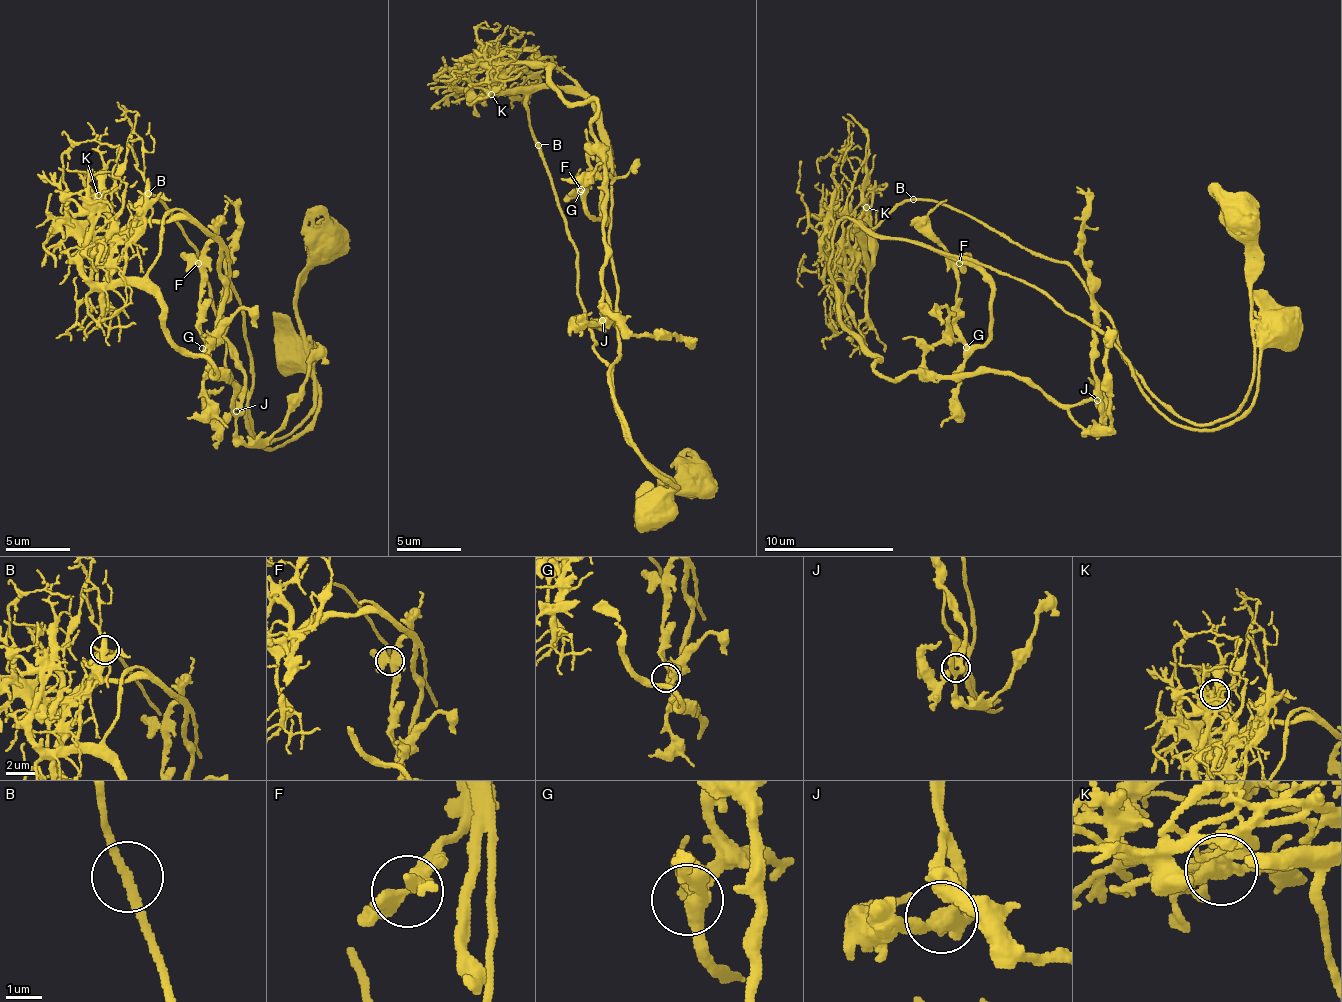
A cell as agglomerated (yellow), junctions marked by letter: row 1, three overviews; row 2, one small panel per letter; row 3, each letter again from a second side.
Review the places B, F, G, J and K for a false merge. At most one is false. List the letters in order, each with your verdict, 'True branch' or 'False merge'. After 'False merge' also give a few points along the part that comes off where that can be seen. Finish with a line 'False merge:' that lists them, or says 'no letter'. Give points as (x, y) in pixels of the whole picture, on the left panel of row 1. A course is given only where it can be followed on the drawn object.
B: True branch
F: True branch
G: True branch
J: True branch
K: False merge. Course of the part to remove: (99, 196), (96, 248), (147, 193), (195, 244), (225, 373), (266, 444), (314, 404), (297, 274), (321, 204)
False merge: K

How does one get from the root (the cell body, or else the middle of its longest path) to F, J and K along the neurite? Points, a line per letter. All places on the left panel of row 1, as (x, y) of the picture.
F: (296, 354), (314, 404), (290, 435), (265, 443), (250, 414), (226, 249), (213, 239), (199, 263)
J: (296, 354), (314, 381), (314, 404), (290, 435), (265, 443), (225, 367), (223, 320), (242, 372), (236, 411)
K: (296, 354), (314, 404), (290, 435), (265, 443), (223, 249), (190, 219), (131, 222), (115, 238), (99, 196)

